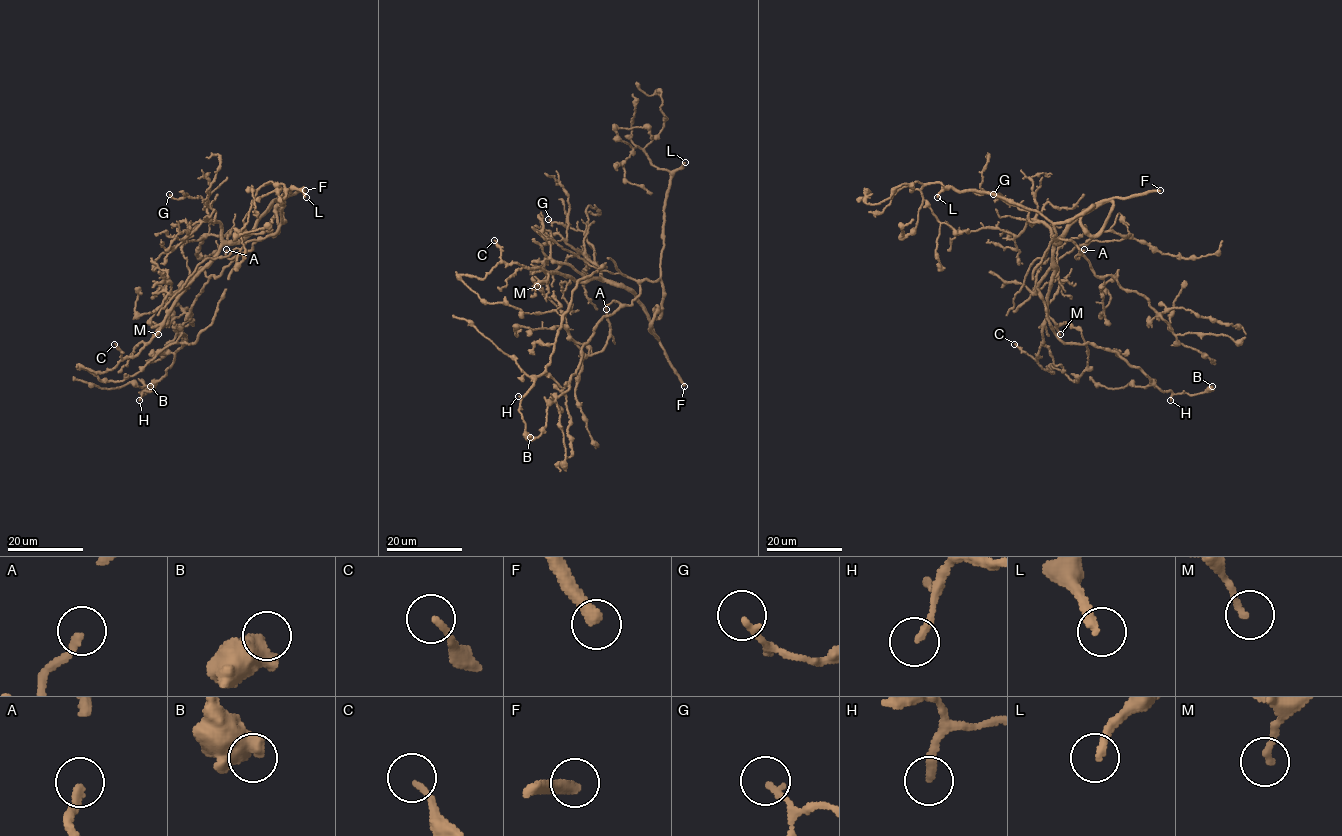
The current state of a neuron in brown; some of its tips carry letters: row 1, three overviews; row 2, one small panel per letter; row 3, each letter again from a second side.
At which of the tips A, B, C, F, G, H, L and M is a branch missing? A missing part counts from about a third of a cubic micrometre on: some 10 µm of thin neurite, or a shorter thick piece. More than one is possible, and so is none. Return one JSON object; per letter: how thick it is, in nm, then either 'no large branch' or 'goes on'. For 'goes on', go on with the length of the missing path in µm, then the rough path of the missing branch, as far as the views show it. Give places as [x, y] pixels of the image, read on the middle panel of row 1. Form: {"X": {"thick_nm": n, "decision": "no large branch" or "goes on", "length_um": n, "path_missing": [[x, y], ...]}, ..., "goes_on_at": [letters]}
{"A": {"thick_nm": 240, "decision": "no large branch"}, "B": {"thick_nm": 650, "decision": "no large branch"}, "C": {"thick_nm": 200, "decision": "goes on", "length_um": 20}, "F": {"thick_nm": 400, "decision": "goes on", "length_um": 120}, "G": {"thick_nm": 200, "decision": "no large branch"}, "H": {"thick_nm": 240, "decision": "goes on", "length_um": 30}, "L": {"thick_nm": 260, "decision": "goes on", "length_um": 80}, "M": {"thick_nm": 200, "decision": "no large branch"}, "goes_on_at": ["C", "F", "H", "L"]}

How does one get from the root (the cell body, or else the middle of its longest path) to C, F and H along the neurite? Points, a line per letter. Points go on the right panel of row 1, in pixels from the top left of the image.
C: (1054, 251), (1055, 271), (1038, 357), (1023, 352), (1014, 344)
F: (1054, 251), (1054, 245), (1060, 235), (1079, 216), (1104, 202), (1160, 190)
H: (1054, 251), (1037, 362), (1077, 381), (1088, 342), (1137, 366), (1171, 392), (1170, 400)

